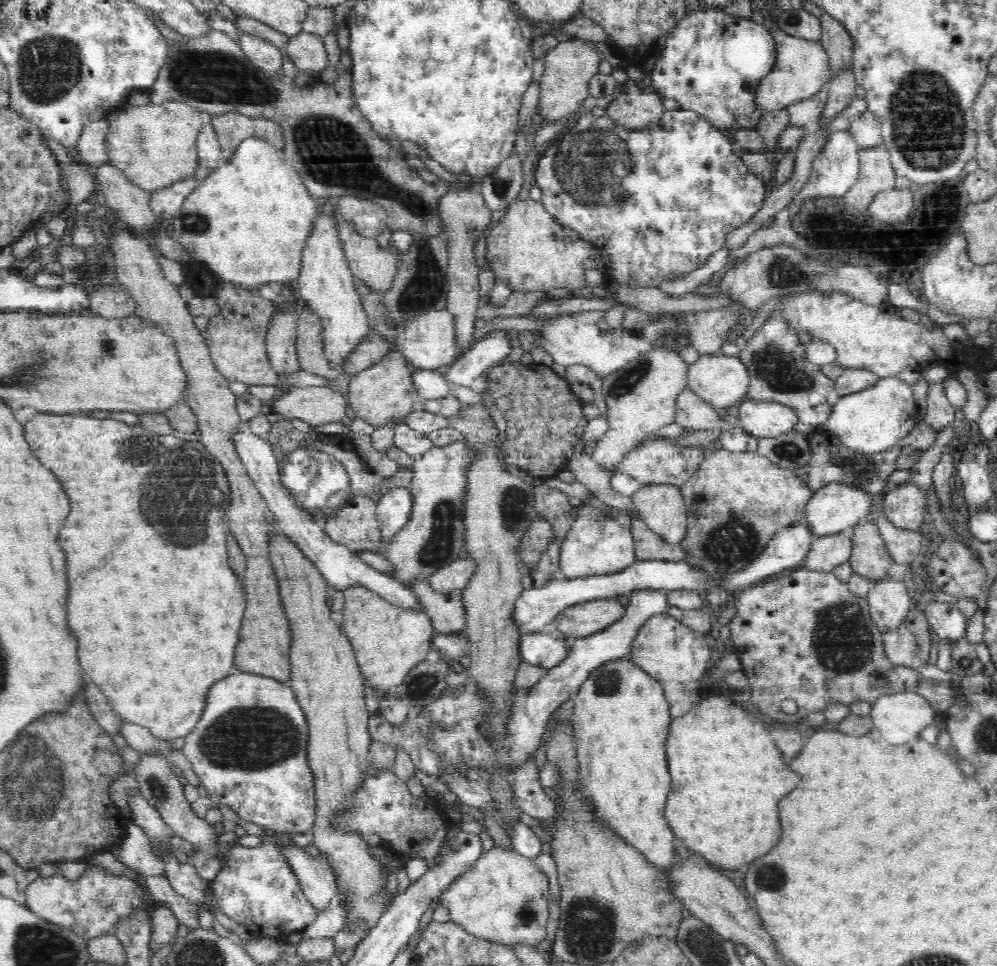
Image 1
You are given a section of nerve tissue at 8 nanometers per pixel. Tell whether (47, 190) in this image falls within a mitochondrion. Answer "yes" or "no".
no

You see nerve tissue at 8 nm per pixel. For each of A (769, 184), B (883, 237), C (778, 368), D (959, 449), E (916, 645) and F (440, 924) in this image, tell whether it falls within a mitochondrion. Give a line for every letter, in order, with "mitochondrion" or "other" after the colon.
A: other
B: other
C: mitochondrion
D: other
E: mitochondrion
F: other

